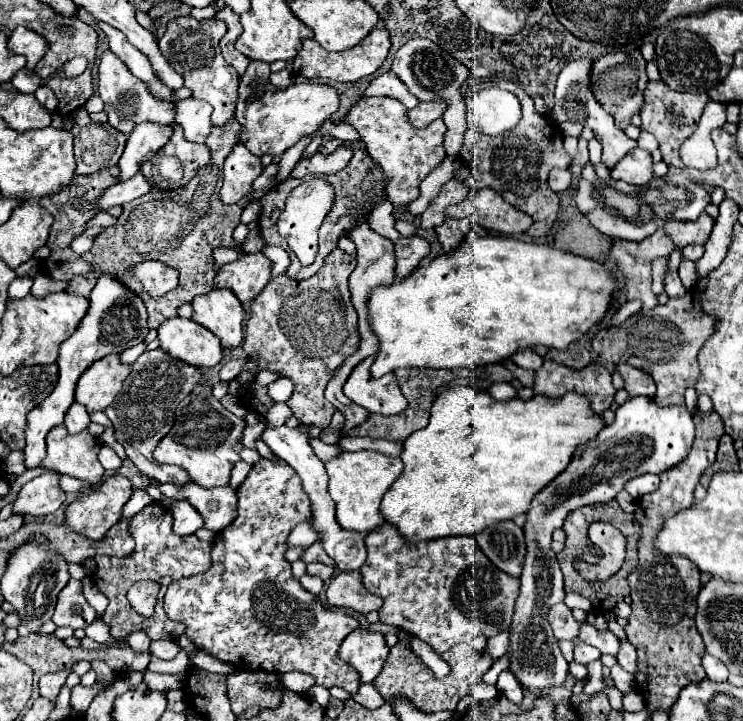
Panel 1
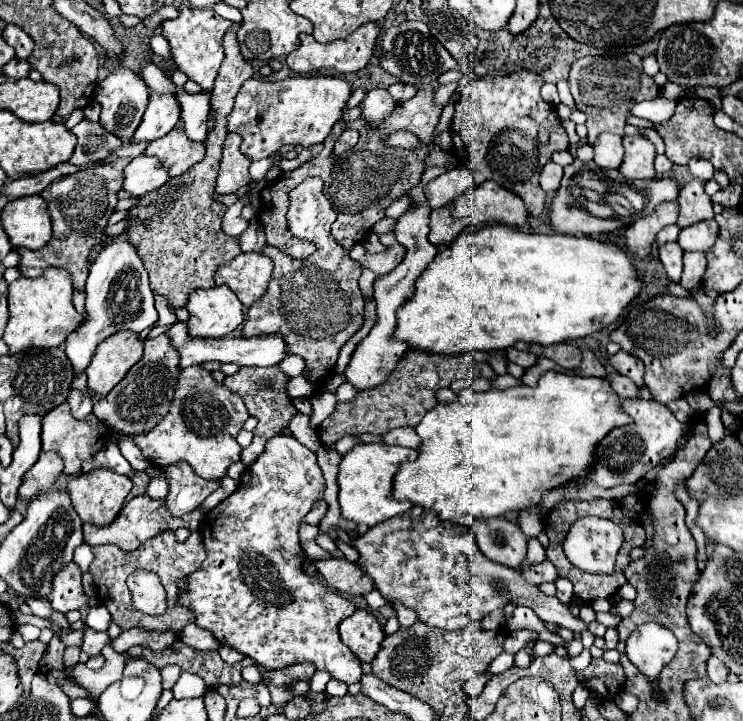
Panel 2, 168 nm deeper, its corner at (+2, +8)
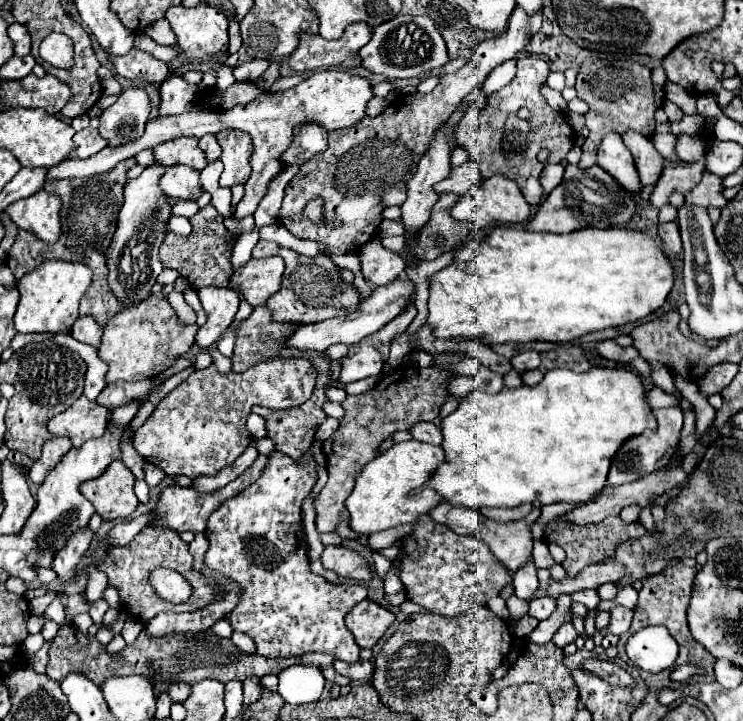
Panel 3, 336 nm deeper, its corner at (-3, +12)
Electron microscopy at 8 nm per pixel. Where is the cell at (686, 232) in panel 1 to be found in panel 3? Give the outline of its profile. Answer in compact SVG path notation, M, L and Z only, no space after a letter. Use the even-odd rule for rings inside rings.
M705 172L701 182L685 194L685 200L691 204L703 204L703 206L717 206L723 208L727 204L723 196L723 178L719 178L713 172Z

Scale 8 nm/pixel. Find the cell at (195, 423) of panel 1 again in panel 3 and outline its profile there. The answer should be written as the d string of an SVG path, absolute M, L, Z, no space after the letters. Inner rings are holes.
M273 356L253 368L235 374L221 374L215 364L205 370L189 374L159 408L145 420L133 438L135 450L153 466L161 468L167 476L207 476L217 474L221 468L235 462L251 442L245 426L251 406L275 406L279 410L301 406L315 390L317 370L305 358Z

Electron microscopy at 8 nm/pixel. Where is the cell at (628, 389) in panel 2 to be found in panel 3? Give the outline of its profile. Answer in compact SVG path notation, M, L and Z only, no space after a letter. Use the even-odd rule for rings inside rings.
M655 386L653 390L647 392L647 402L651 404L651 408L671 408L671 406L679 406L681 398L677 398L675 394L667 394L663 392L659 386Z

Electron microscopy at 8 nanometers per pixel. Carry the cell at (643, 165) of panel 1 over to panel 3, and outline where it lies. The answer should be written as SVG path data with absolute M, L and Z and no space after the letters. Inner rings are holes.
M627 130L621 138L623 138L623 144L631 150L633 158L635 158L635 166L637 166L641 184L655 186L663 172L663 164L665 164L663 156L655 150L651 140L639 132Z

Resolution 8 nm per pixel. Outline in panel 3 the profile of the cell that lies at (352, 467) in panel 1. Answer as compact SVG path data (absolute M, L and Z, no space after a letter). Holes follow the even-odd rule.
M419 440L399 442L391 446L387 452L379 454L371 460L355 480L355 488L347 498L347 510L351 512L351 528L359 534L381 532L399 524L415 522L421 514L429 514L435 506L443 502L433 490L419 490L437 470L439 464L445 462L445 452L441 446L431 446Z

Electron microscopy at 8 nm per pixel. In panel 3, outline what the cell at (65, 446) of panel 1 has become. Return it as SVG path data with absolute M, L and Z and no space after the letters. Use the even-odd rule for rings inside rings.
M81 396L65 412L51 418L47 428L53 436L69 436L73 440L73 446L77 448L91 438L103 436L107 420L109 420L107 408Z

